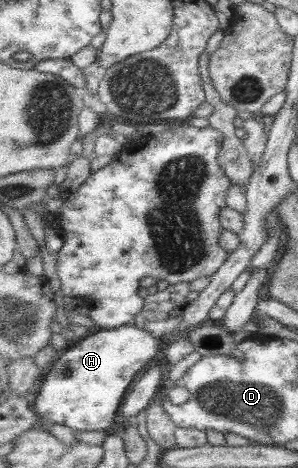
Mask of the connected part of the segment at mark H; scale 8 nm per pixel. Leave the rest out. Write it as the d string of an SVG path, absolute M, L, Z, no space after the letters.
M127 325L114 329L101 329L88 337L74 340L60 352L53 367L44 372L45 376L39 394L35 400L35 409L48 421L70 427L76 431L108 431L118 423L119 407L124 399L128 385L134 377L148 367L158 355L158 339L153 333L136 325Z

